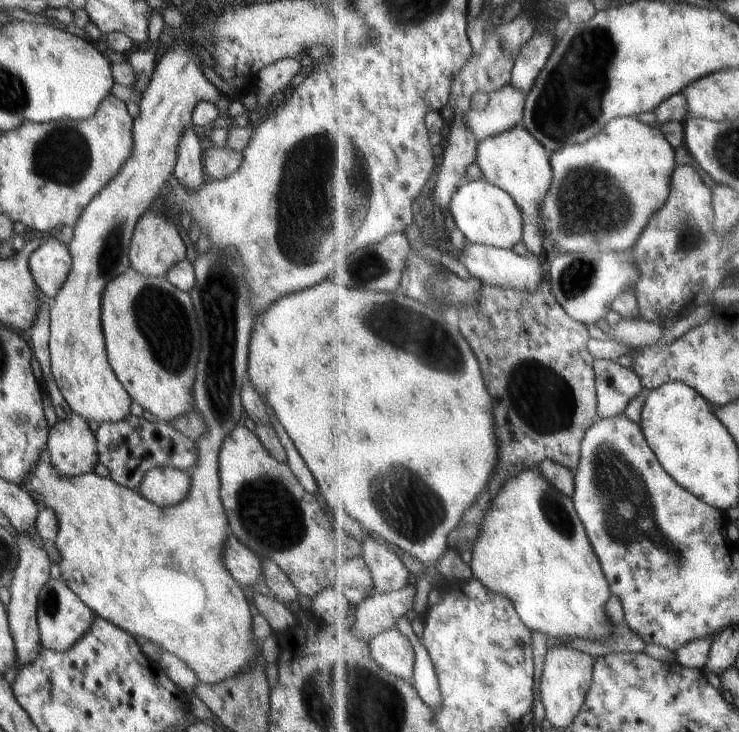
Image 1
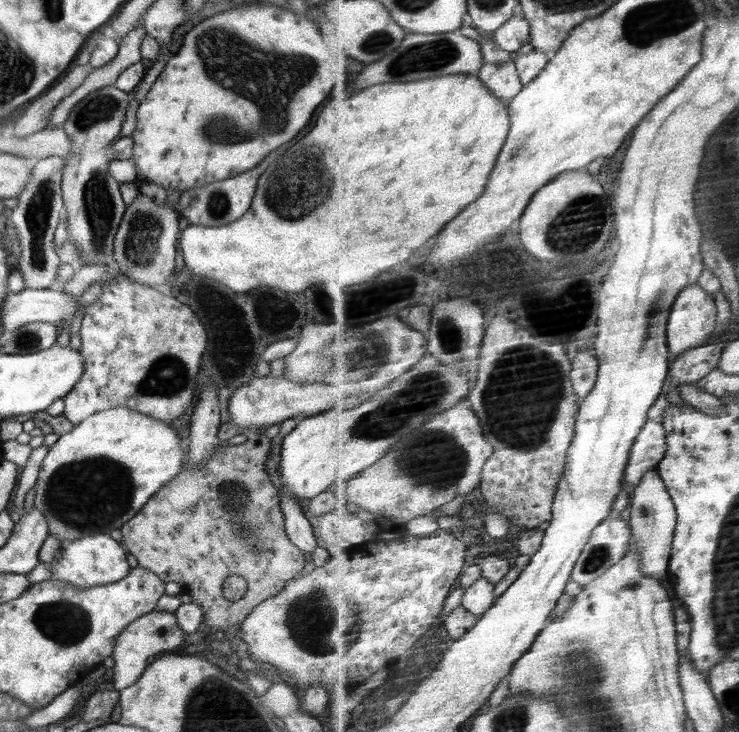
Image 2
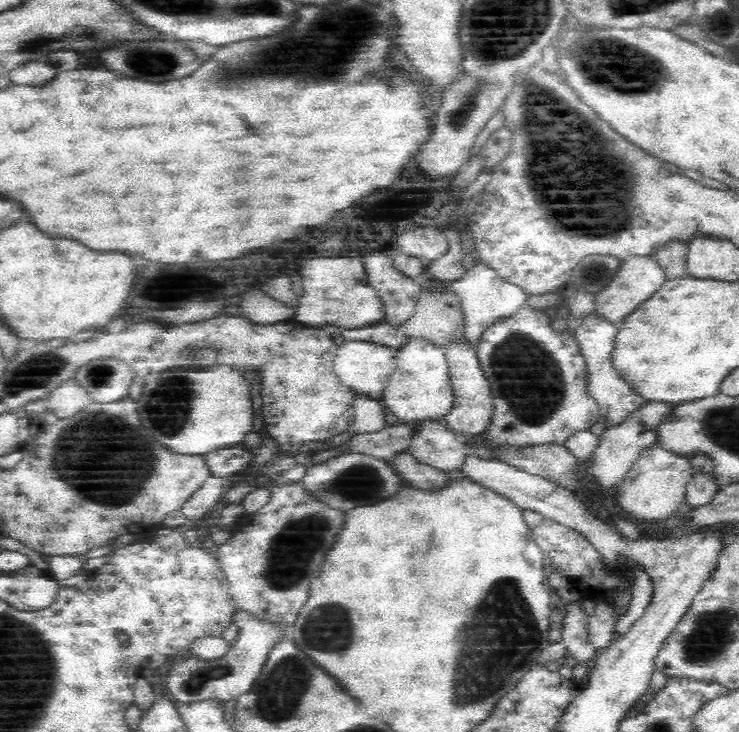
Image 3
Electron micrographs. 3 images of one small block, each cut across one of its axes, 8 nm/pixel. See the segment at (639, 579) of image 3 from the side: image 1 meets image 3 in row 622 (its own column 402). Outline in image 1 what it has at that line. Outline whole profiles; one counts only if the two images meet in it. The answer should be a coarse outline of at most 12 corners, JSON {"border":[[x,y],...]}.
{"border":[[405,617],[398,626],[417,654],[413,682],[424,702],[438,711],[444,704],[432,655],[420,627]]}

